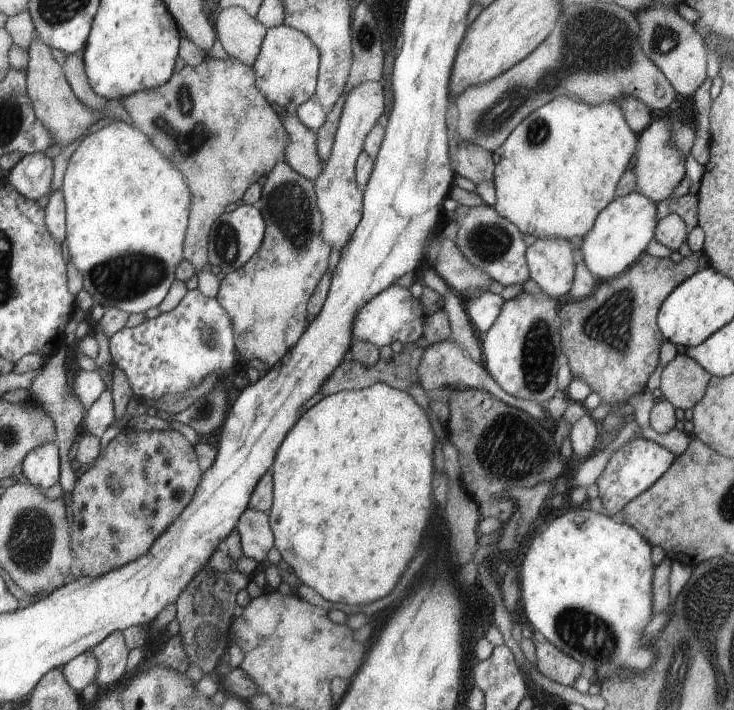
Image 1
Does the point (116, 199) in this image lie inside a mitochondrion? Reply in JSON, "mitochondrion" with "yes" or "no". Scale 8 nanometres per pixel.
{"mitochondrion":"no"}

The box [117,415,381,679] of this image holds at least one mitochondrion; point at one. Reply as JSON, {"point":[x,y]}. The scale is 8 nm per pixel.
{"point":[206,624]}

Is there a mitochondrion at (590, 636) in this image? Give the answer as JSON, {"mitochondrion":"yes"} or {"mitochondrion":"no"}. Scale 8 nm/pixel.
{"mitochondrion":"yes"}

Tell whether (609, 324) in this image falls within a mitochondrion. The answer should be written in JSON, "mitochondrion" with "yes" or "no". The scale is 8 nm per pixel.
{"mitochondrion":"yes"}

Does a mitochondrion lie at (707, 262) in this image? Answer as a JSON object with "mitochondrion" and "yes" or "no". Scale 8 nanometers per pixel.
{"mitochondrion":"no"}

